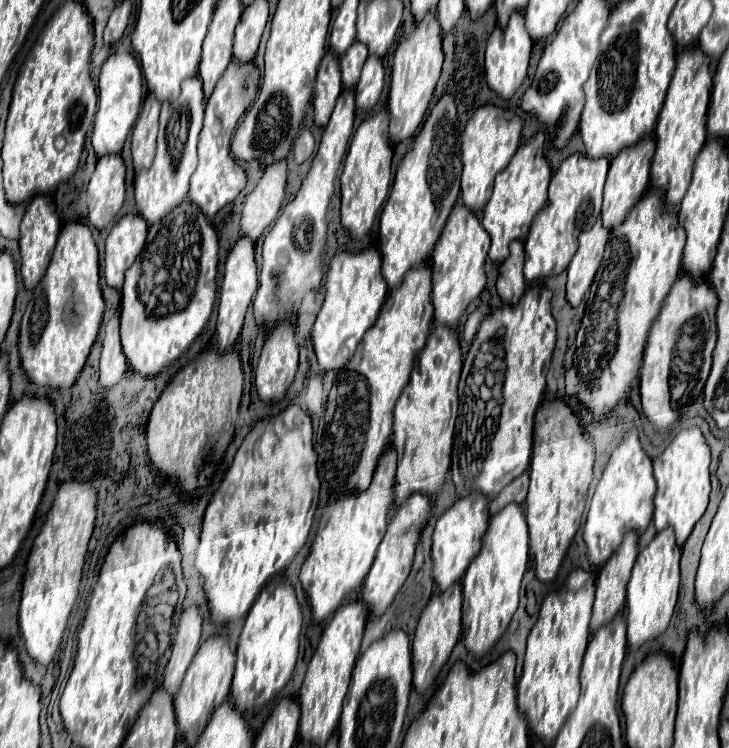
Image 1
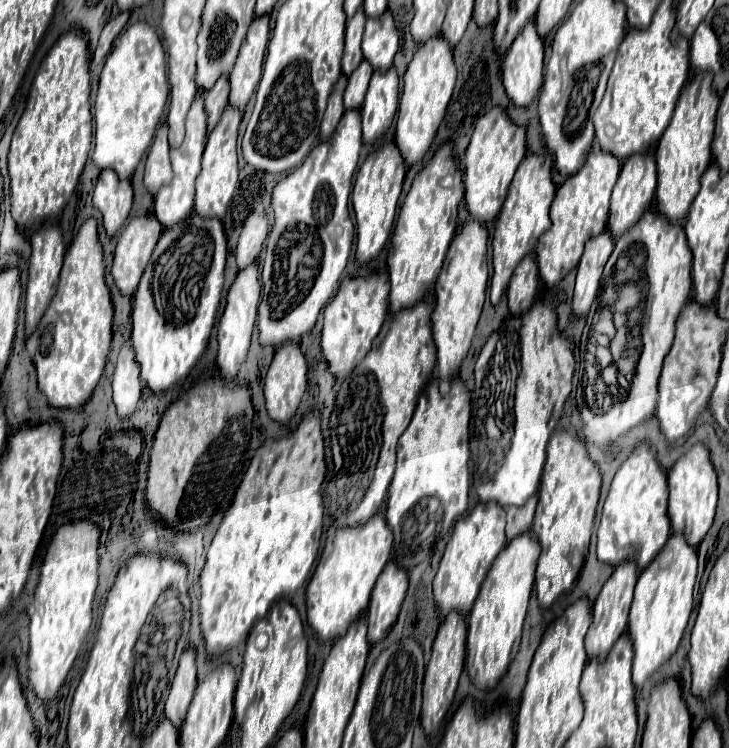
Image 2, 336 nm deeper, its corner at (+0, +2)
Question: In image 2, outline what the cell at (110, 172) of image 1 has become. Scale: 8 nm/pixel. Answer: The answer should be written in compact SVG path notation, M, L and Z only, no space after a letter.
M103 170L95 192L93 206L103 214L107 236L113 236L129 216L133 202L133 188L129 180L119 180L113 170Z

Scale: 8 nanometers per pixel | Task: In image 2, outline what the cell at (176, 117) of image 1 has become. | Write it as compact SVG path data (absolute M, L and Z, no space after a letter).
M201 92L195 96L191 110L185 120L185 138L179 148L171 148L171 166L173 166L173 180L165 186L161 186L155 194L155 218L161 222L163 228L171 228L173 224L181 222L191 214L193 210L193 198L195 198L195 180L201 170L201 154L207 138L207 112L203 108L203 96Z

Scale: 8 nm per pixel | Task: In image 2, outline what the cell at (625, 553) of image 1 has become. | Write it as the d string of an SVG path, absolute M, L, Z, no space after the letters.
M625 560L619 566L615 566L611 578L603 584L603 588L601 588L601 592L593 604L593 624L591 624L587 638L585 638L585 650L587 650L589 658L603 660L609 654L615 640L625 632L635 582L637 582L637 566L633 560Z

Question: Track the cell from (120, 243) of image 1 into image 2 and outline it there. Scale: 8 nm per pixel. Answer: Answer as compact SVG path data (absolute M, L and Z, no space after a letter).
M137 216L123 228L113 260L115 286L125 296L133 296L139 278L151 258L151 252L161 236L163 226L153 216Z

